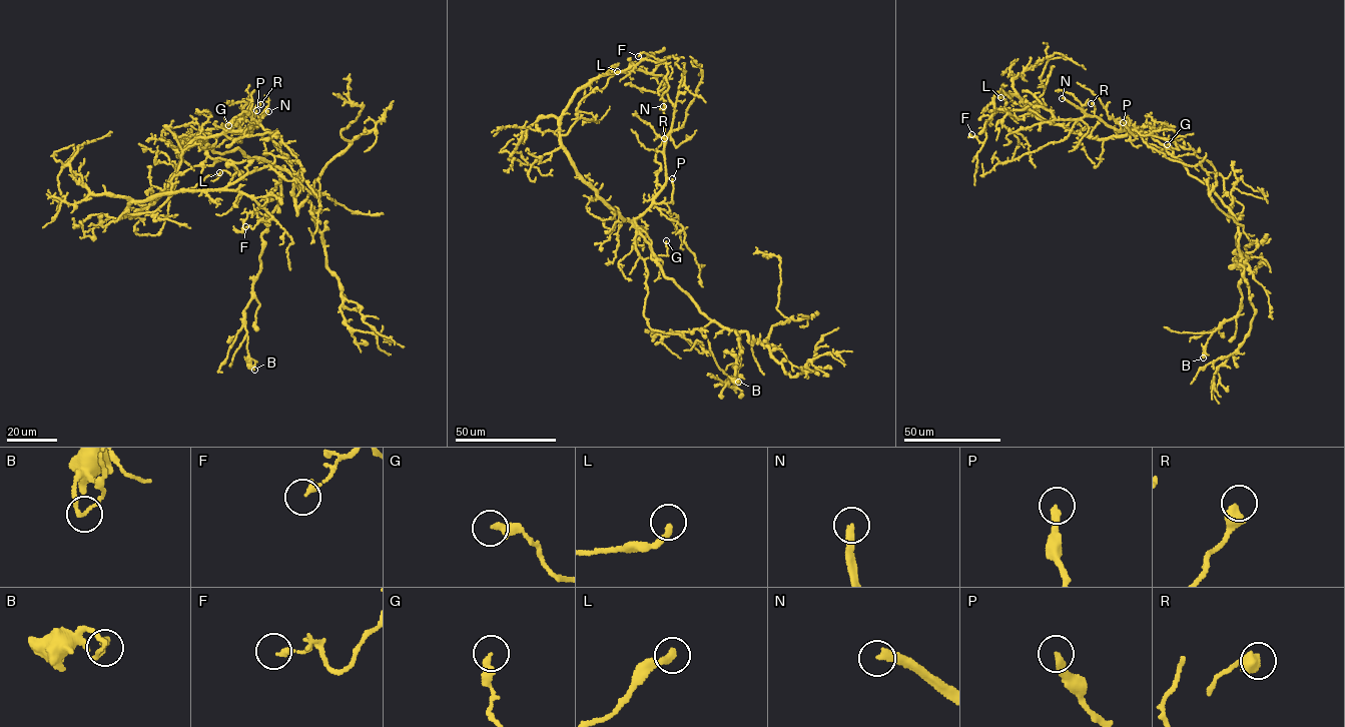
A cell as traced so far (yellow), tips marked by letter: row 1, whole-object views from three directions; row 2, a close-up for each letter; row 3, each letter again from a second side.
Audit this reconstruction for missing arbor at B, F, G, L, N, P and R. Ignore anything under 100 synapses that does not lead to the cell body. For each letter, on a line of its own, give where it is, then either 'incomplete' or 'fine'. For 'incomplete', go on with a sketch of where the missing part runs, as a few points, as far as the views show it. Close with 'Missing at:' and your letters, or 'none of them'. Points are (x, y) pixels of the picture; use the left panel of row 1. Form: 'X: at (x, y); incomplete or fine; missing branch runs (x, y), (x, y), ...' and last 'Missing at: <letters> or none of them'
B: at (254, 370); fine
F: at (245, 226); fine
G: at (228, 125); fine
L: at (219, 172); fine
N: at (268, 111); incomplete; missing branch runs (268, 111), (263, 99), (280, 93), (285, 87), (252, 78)
P: at (256, 110); fine
R: at (260, 104); fine
Missing at: N

